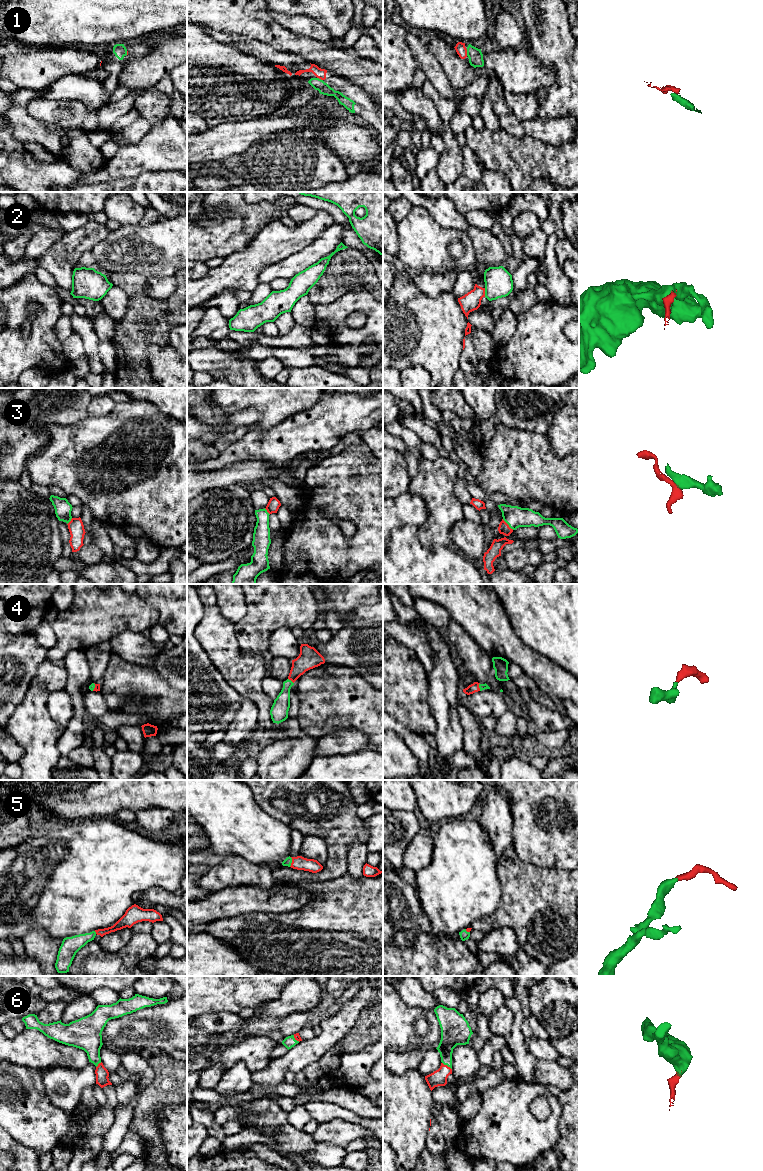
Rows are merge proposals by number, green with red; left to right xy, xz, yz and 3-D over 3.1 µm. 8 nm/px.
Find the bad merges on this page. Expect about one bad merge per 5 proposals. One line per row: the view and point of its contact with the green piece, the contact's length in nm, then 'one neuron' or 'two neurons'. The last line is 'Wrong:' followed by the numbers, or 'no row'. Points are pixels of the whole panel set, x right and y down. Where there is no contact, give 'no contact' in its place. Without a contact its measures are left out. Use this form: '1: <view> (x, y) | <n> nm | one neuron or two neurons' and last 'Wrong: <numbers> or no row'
1: yz (467, 52) | 60 nm | one neuron
2: yz (485, 292) | 70 nm | two neurons
3: yz (508, 524) | 130 nm | one neuron
4: xz (291, 681) | 60 nm | one neuron
5: xz (291, 862) | 80 nm | one neuron
6: yz (447, 1065) | 100 nm | one neuron
Wrong: 2

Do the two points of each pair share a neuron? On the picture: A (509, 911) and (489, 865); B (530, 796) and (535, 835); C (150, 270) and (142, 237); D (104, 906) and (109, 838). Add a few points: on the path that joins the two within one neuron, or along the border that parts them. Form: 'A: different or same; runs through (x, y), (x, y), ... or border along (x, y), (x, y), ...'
A: different; border along (498, 870), (501, 898), (496, 909), (490, 914)
B: same; runs through (530, 806), (534, 825)
C: same; runs through (148, 262), (148, 251), (143, 245)
D: same; runs through (104, 889), (104, 855)

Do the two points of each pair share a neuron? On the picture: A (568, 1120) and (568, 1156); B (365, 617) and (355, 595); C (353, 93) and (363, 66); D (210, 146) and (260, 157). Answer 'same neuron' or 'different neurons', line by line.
A: same neuron
B: different neurons
C: different neurons
D: different neurons

